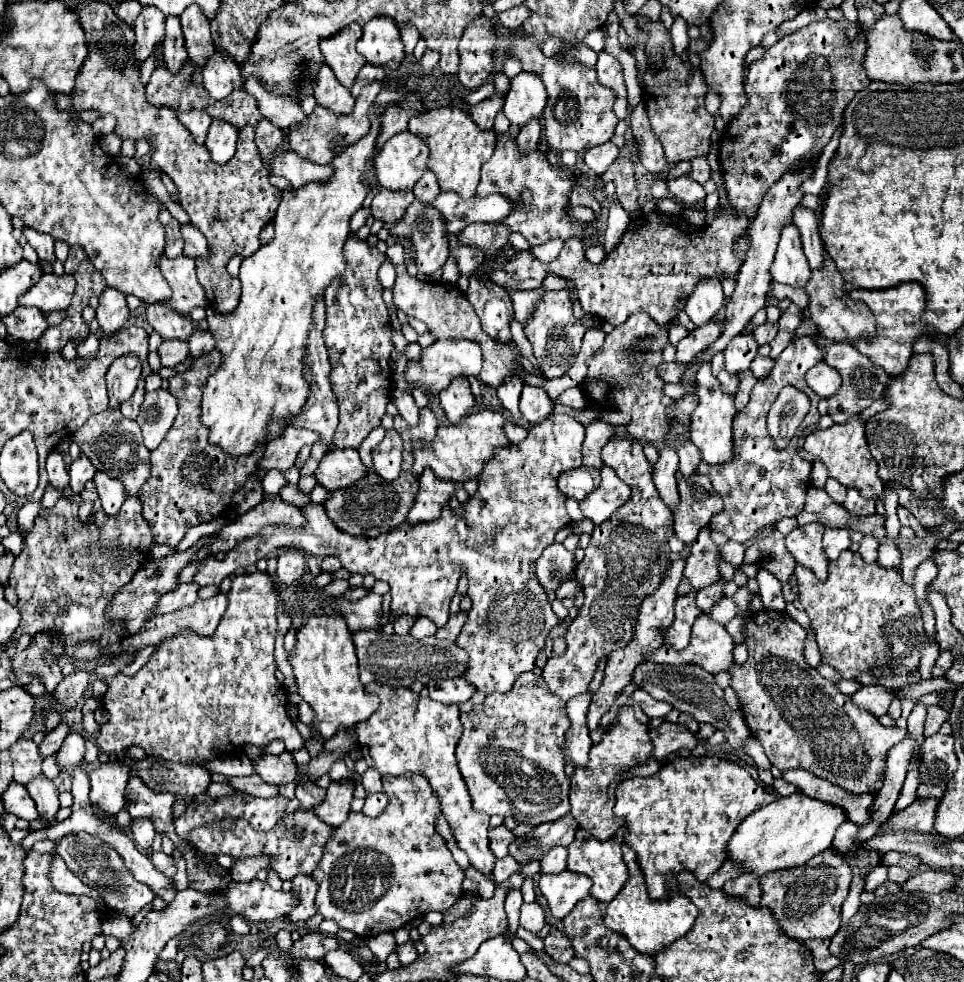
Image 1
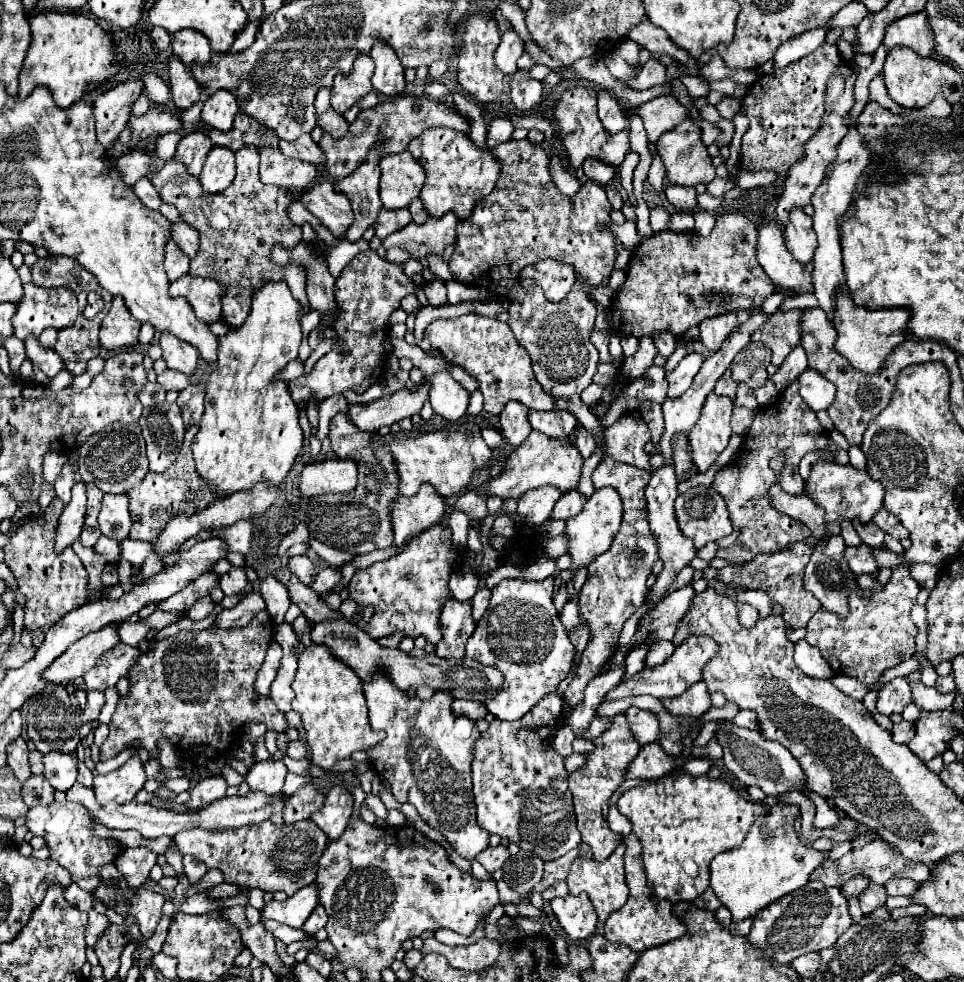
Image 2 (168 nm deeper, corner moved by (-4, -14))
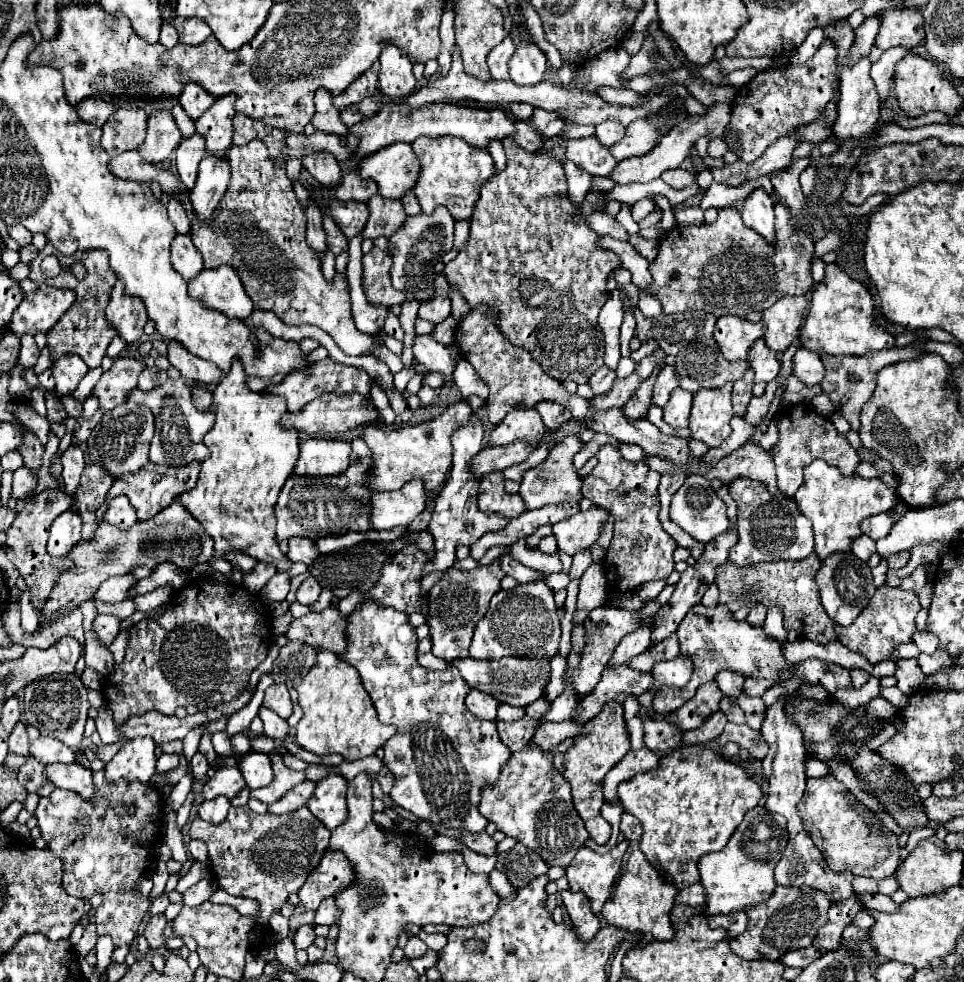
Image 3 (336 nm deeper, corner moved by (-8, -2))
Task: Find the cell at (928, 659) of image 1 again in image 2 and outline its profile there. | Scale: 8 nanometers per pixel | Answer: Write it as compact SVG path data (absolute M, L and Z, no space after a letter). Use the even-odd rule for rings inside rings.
M914 604L914 608L912 608L912 622L918 626L918 628L928 628L928 624L926 624L926 608L922 606L922 604Z

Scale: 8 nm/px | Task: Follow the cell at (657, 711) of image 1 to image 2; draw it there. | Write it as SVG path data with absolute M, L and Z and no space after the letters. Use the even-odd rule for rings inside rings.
M630 706L626 710L626 718L628 718L628 726L632 730L632 736L636 736L636 742L640 746L646 746L646 744L656 740L656 736L658 736L658 718L652 712Z

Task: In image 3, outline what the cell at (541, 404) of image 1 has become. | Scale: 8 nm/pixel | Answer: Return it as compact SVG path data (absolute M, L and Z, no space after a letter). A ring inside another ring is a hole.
M540 402L536 406L536 410L540 412L544 424L550 428L550 430L556 430L556 426L560 426L560 422L568 422L572 418L570 410L564 410L564 406L556 404L556 402Z

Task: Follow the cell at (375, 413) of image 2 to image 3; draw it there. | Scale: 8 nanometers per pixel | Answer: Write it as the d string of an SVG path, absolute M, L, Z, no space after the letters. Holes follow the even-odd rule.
M326 392L320 398L312 400L308 406L304 406L304 410L294 412L284 416L284 426L292 426L300 432L310 432L310 434L322 434L322 436L334 436L334 434L342 434L350 428L362 426L362 424L376 424L378 422L378 410L374 406L374 402L368 396L356 394L356 392L346 392L346 394L338 394L338 392Z

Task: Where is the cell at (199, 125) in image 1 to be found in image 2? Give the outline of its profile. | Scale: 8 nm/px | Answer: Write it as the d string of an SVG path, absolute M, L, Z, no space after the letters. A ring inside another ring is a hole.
M192 132L192 134L188 134L178 144L174 158L186 166L186 170L188 170L190 176L198 178L200 170L204 166L204 160L206 160L206 156L210 152L210 148L212 148L212 142L210 142L208 134L204 134L204 132Z

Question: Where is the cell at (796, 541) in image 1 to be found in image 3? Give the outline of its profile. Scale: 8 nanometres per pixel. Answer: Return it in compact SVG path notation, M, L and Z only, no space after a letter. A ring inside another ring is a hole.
M834 552L828 558L824 558L814 580L818 584L820 600L828 612L828 616L834 622L838 622L840 626L850 626L854 622L854 618L860 614L860 610L864 606L868 606L872 594L876 592L868 564L860 558L856 558L852 552L838 552L838 554Z

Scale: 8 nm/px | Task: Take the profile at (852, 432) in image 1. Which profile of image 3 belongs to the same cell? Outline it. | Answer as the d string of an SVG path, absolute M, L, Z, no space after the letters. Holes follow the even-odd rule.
M816 460L804 470L804 484L798 488L794 498L800 512L814 524L816 554L820 560L836 550L848 552L850 540L862 534L860 522L868 516L890 510L898 502L896 492L878 478L862 478L858 474L844 476L836 466L830 466L824 460Z

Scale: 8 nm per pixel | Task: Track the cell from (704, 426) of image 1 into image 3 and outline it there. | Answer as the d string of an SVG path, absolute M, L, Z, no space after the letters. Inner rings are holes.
M732 384L694 394L690 416L690 432L694 440L700 440L708 446L720 446L720 442L730 436L730 420L734 416L730 394Z

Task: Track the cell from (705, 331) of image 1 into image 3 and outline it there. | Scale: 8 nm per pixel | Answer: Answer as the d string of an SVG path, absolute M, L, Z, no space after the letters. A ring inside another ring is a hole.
M662 366L656 378L656 386L654 386L654 396L652 396L652 404L658 406L666 406L666 402L670 400L670 394L680 386L680 376L676 372L674 366Z

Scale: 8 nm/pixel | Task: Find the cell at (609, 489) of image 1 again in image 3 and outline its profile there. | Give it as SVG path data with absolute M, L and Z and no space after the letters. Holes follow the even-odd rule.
M592 506L586 512L578 512L562 522L554 524L552 534L558 540L558 550L570 556L590 550L600 538L600 530L608 520L608 510L604 506Z

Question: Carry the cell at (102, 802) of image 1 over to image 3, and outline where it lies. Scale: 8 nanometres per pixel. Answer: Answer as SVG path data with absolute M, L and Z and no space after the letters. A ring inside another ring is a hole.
M134 738L122 746L122 750L106 764L104 774L106 780L116 784L118 780L138 780L148 784L152 774L156 772L156 744L152 738Z

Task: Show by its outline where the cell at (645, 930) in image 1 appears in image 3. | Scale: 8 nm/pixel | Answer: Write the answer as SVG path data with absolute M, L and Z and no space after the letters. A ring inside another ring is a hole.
M624 812L620 822L620 831L628 838L630 846L622 858L622 874L614 886L612 896L602 908L602 916L608 920L610 926L626 930L626 932L640 932L654 940L670 940L676 934L674 924L670 922L670 910L674 906L674 898L678 890L644 858L640 850L642 828L636 817Z

